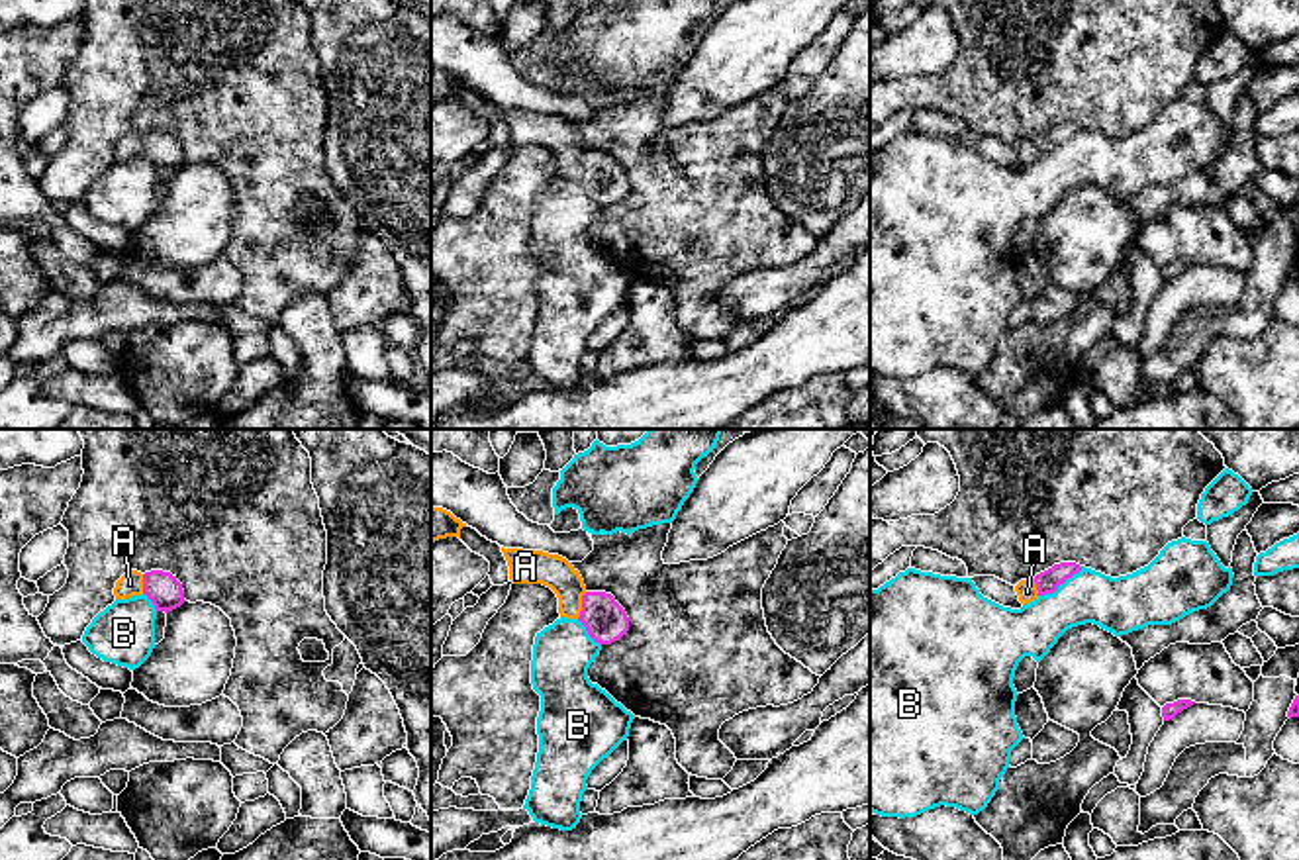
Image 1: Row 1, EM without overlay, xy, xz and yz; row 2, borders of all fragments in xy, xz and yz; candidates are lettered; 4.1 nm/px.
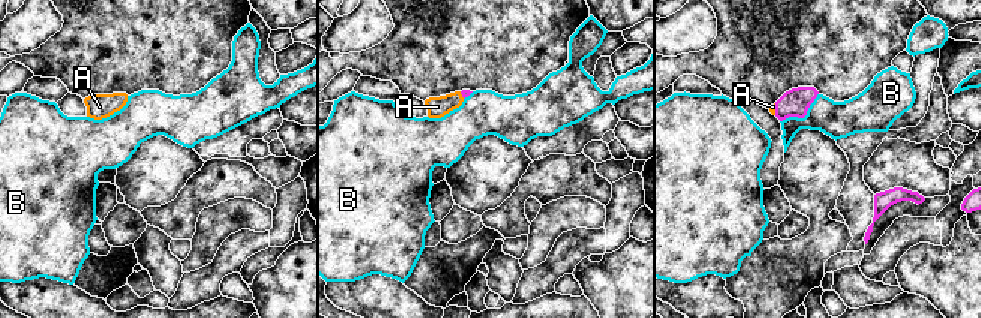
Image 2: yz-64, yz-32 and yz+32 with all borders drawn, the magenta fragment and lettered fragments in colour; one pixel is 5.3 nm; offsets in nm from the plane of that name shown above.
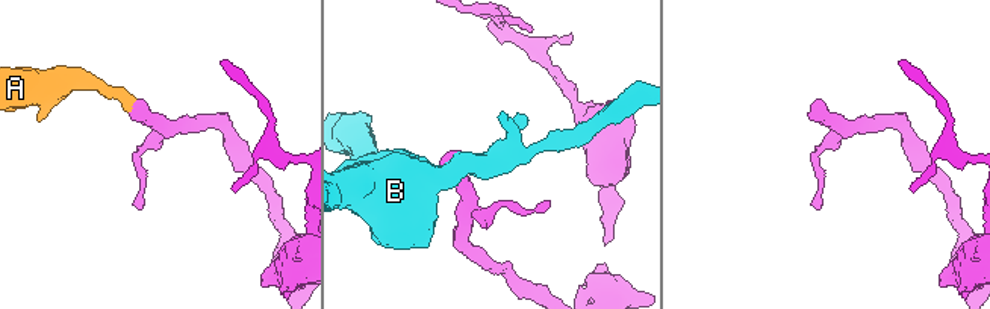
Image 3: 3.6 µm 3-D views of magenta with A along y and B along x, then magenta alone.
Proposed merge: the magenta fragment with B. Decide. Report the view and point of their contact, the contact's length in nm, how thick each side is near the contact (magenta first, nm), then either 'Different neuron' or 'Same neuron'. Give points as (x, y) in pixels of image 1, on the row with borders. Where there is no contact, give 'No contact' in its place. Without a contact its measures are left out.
Touches magenta at yz (1060, 582). Shared border 220 nm. Thickness 100 nm (magenta) against 220 nm. Different neuron

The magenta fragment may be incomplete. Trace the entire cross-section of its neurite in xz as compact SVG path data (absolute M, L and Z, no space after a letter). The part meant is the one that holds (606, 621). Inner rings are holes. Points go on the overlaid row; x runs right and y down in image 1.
M504 549L513 584L543 584L558 597L558 613L578 619L600 645L611 645L629 631L629 617L611 594L588 592L580 572L558 554Z

